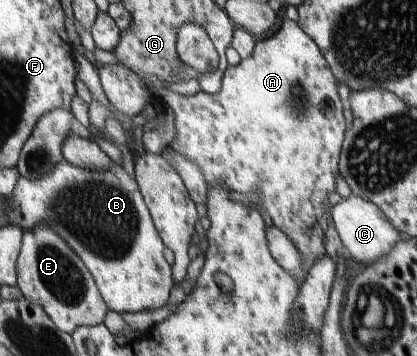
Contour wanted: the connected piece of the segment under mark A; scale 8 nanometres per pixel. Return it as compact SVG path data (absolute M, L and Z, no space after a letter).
M285 17L279 31L257 41L249 58L242 59L238 65L229 65L217 94L202 90L194 95L183 95L165 88L161 90L161 98L176 116L177 136L172 143L173 150L193 160L203 170L208 188L225 184L253 210L269 214L273 225L281 228L297 246L309 274L315 262L328 255L327 245L323 244L329 228L324 201L329 192L336 192L345 131L349 130L338 78L316 40L303 32L296 21Z

